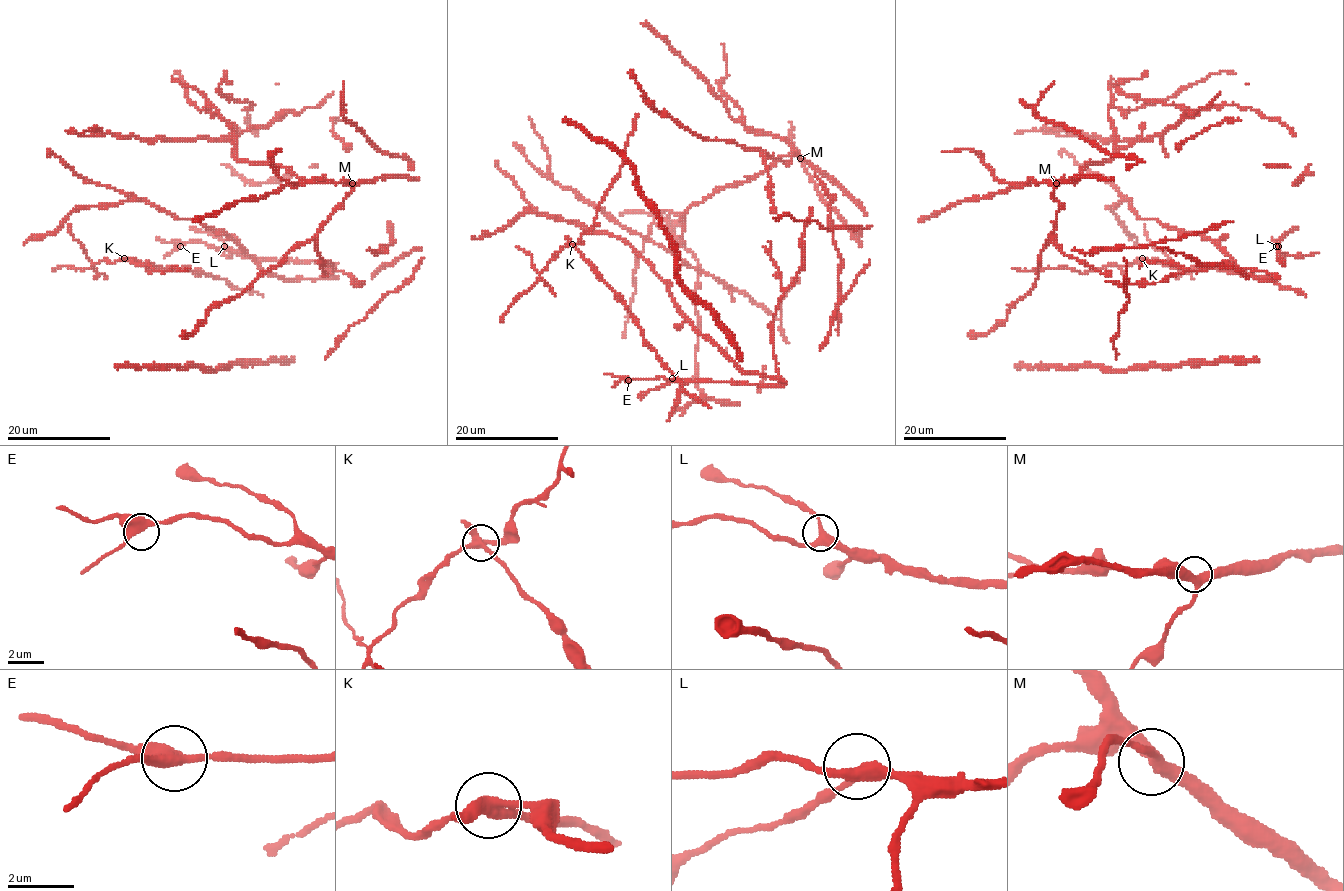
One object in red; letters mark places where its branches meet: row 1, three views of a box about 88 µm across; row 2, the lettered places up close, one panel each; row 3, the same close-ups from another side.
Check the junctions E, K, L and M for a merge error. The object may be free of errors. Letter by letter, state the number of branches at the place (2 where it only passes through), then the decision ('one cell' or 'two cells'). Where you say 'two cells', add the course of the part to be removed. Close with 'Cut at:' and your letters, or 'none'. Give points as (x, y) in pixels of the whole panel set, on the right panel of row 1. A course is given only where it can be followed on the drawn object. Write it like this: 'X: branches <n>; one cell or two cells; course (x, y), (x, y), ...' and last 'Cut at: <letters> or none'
E: branches 3; one cell
K: branches 4; two cells; course (1141, 259), (1123, 266), (1105, 265), (1082, 273), (1063, 266), (1011, 269)
L: branches 3; one cell
M: branches 3; one cell
Cut at: K

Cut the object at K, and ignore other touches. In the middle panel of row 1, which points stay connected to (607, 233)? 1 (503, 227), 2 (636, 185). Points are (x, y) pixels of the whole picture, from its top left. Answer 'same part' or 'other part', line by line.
1: same part
2: same part

